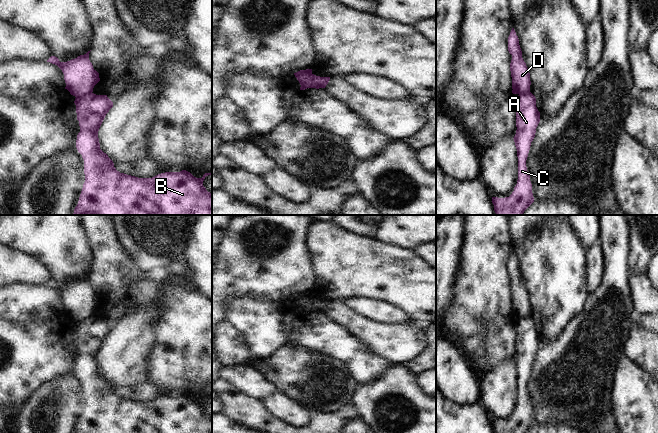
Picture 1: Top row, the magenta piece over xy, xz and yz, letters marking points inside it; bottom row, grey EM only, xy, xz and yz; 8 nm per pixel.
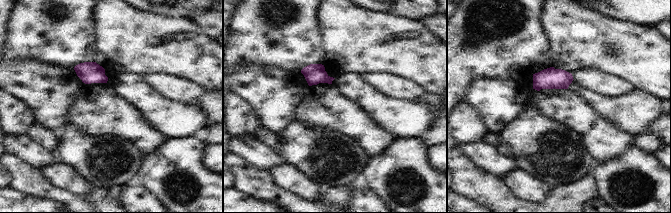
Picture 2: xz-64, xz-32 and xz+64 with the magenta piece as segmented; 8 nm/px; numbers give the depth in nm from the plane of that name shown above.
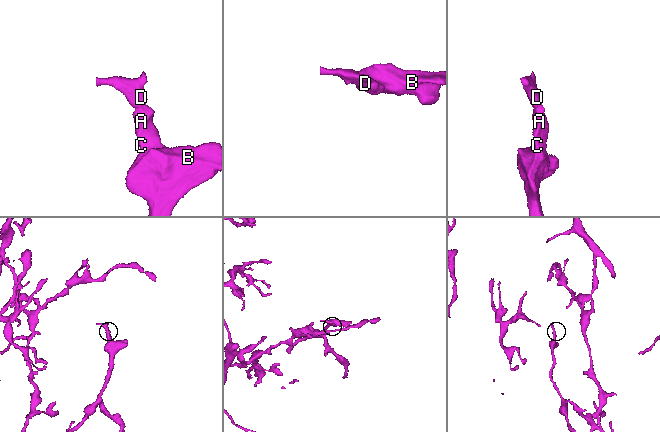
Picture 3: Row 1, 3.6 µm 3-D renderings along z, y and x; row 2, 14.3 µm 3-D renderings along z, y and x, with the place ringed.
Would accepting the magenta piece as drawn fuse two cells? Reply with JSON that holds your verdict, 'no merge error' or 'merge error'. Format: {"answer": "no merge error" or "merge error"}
{"answer": "merge error"}

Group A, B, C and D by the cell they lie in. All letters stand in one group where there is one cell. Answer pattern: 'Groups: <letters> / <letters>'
Groups: A B C / D

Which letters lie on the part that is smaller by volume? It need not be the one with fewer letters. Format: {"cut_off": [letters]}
{"cut_off": ["D"]}

